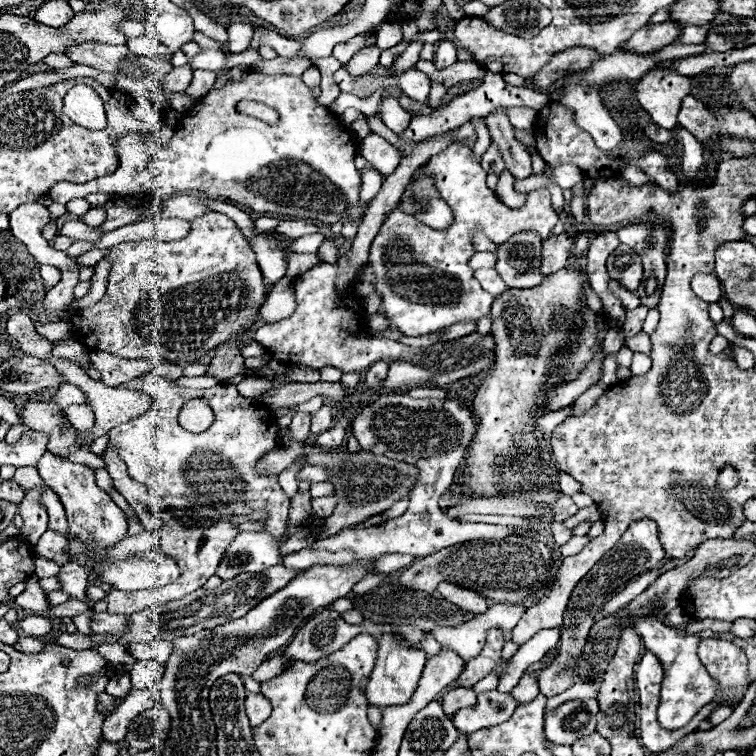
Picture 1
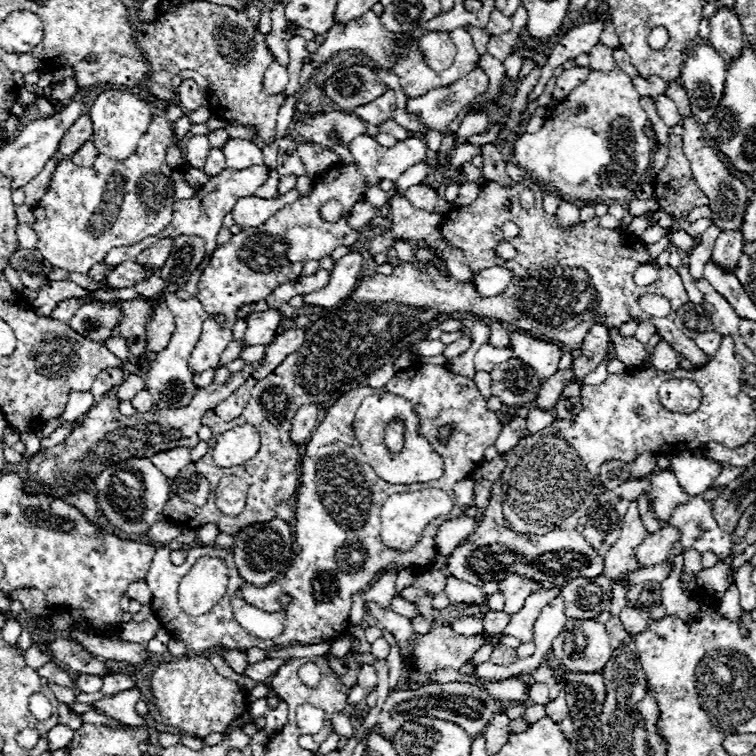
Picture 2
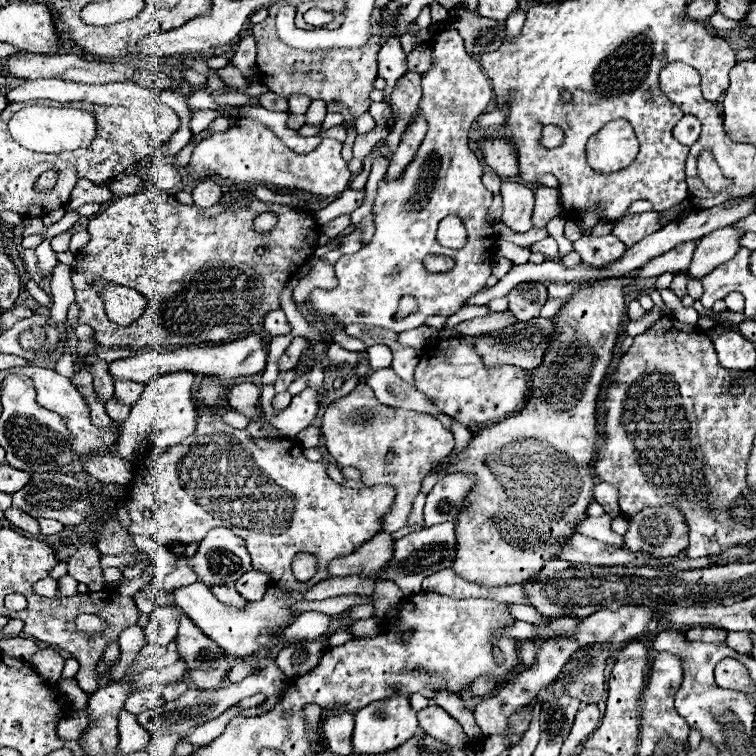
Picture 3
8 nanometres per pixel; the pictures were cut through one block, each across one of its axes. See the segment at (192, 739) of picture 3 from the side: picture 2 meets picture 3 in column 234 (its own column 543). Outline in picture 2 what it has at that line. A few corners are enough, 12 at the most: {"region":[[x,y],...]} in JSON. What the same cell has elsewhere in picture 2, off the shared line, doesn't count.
{"region":[[530,704],[522,716],[528,724],[546,716],[544,706]]}

